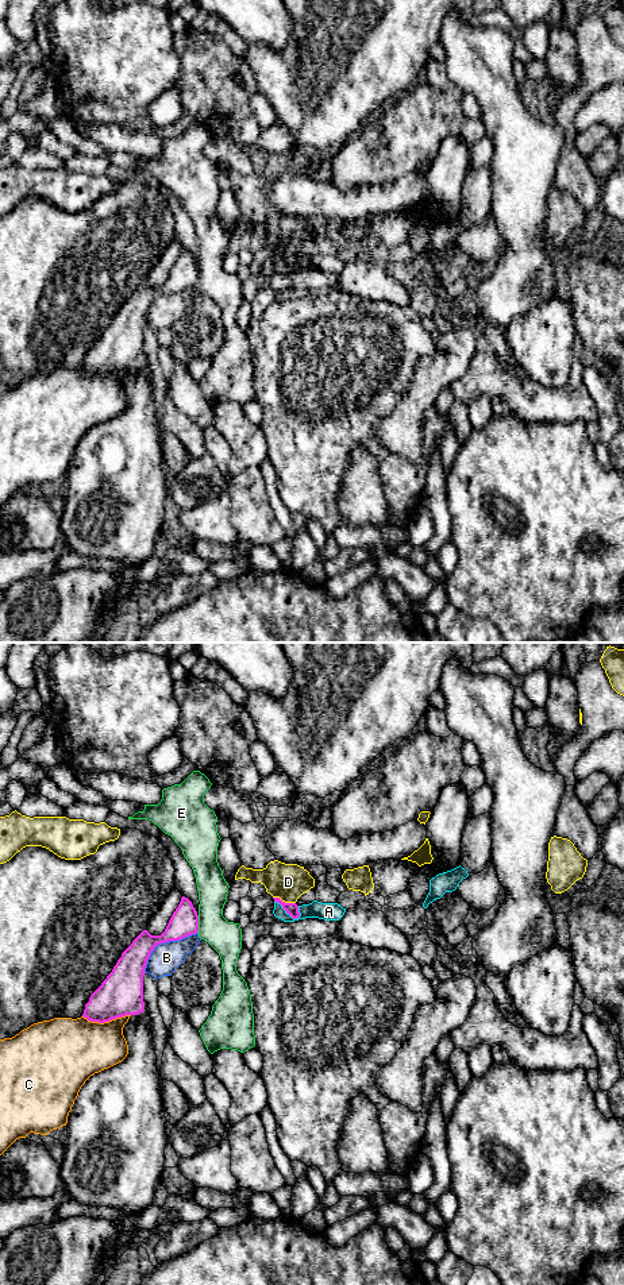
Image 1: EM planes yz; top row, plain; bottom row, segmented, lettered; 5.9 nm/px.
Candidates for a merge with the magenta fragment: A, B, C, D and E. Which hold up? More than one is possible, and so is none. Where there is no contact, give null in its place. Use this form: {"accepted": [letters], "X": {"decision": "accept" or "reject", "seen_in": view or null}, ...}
{"accepted": [], "A": {"decision": "reject", "seen_in": "yz"}, "B": {"decision": "reject", "seen_in": "yz"}, "C": {"decision": "reject", "seen_in": "yz"}, "D": {"decision": "reject", "seen_in": "yz"}, "E": {"decision": "reject", "seen_in": "yz"}}

